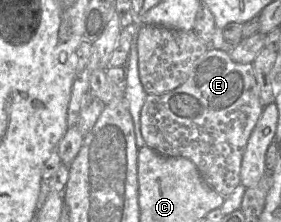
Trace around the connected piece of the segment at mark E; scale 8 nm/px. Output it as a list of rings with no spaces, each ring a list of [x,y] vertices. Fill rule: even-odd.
[[[210,48],[197,61],[189,78],[182,85],[164,94],[147,95],[140,116],[141,134],[146,146],[157,153],[190,159],[204,181],[223,197],[227,197],[241,183],[243,154],[263,109],[253,65],[236,63],[228,52]]]

